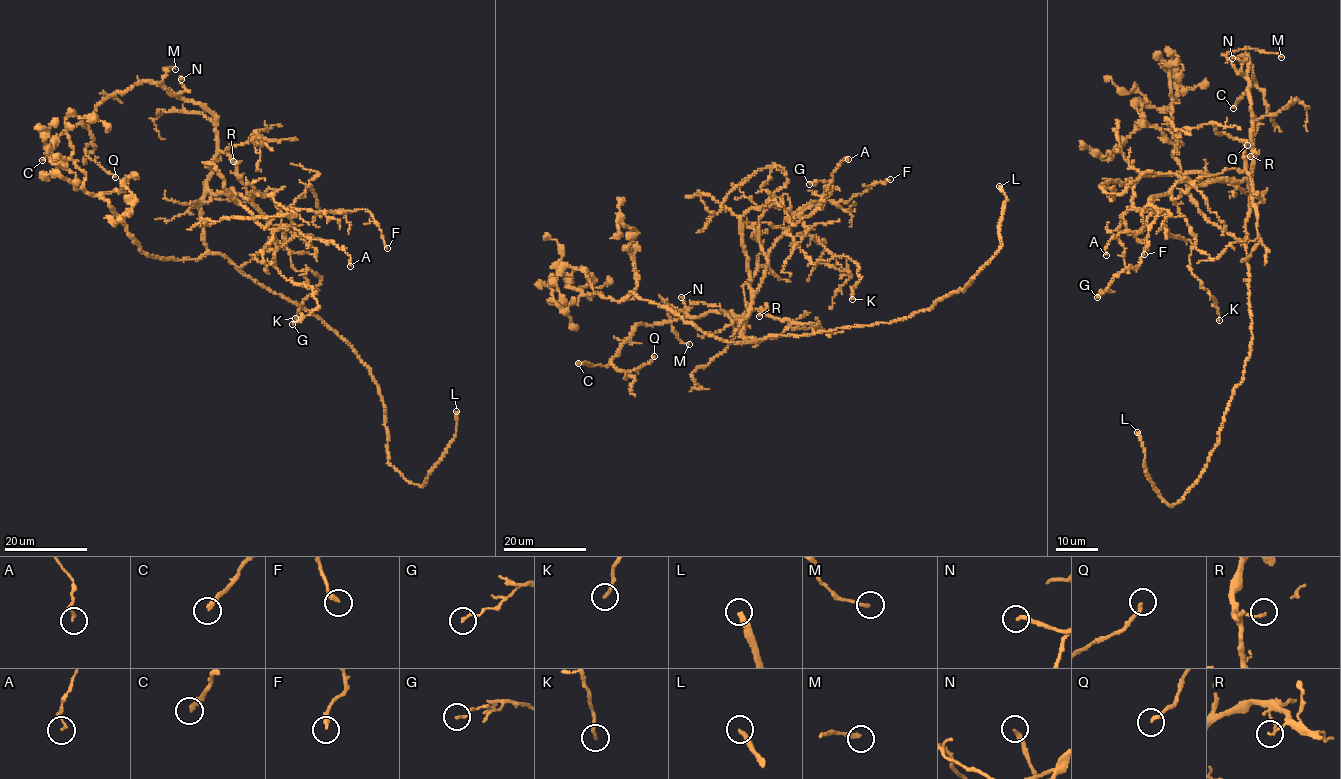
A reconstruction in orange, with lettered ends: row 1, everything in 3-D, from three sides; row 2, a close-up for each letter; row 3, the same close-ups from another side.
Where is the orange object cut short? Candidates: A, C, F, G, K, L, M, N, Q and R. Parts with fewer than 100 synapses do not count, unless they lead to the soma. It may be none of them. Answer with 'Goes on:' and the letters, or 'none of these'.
Goes on: L

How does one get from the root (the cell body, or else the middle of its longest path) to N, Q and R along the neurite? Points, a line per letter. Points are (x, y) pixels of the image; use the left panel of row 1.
N: (236, 267), (210, 253), (204, 240), (201, 200), (217, 150), (215, 118), (178, 96), (184, 90), (181, 79)
Q: (236, 267), (204, 240), (209, 112), (149, 82), (107, 98), (83, 120), (85, 152), (115, 177)
R: (236, 267), (224, 255), (209, 251), (201, 220), (201, 200), (212, 159), (219, 151), (233, 161)

